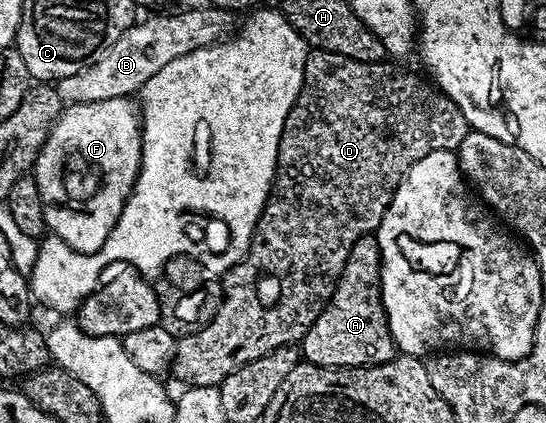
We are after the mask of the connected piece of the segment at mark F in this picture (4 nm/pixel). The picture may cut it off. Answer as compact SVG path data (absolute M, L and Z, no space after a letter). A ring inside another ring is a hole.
M134 98L70 104L53 125L33 168L47 231L83 254L101 250L135 187L142 156L141 111Z

